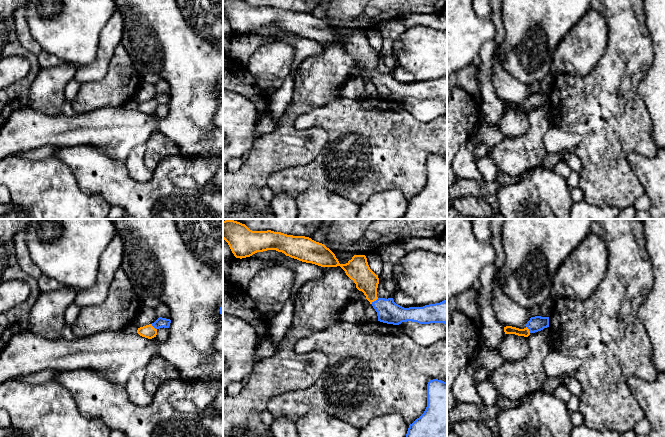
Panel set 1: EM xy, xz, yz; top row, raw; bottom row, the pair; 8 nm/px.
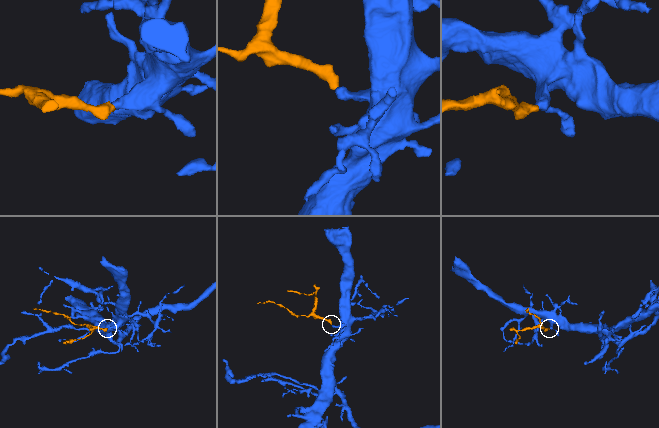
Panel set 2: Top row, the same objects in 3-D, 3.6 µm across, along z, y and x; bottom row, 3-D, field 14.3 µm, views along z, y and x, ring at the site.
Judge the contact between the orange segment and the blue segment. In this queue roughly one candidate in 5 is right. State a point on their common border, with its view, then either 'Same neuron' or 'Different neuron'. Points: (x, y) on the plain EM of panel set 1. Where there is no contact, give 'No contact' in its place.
Touches orange at xz (374, 76). Same neuron

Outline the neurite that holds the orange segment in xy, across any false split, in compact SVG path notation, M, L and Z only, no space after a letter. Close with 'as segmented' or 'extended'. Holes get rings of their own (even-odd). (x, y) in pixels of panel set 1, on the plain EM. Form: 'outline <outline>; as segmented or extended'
outline M159 93L154 99L138 104L137 109L145 114L152 115L156 113L159 104L169 104L170 95Z; extended

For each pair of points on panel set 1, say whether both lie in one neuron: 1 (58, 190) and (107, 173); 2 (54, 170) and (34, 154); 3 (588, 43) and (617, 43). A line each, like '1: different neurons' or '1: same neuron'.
1: different neurons
2: different neurons
3: different neurons

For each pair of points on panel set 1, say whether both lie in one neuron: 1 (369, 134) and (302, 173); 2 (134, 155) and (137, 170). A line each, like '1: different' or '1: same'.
1: same
2: same

